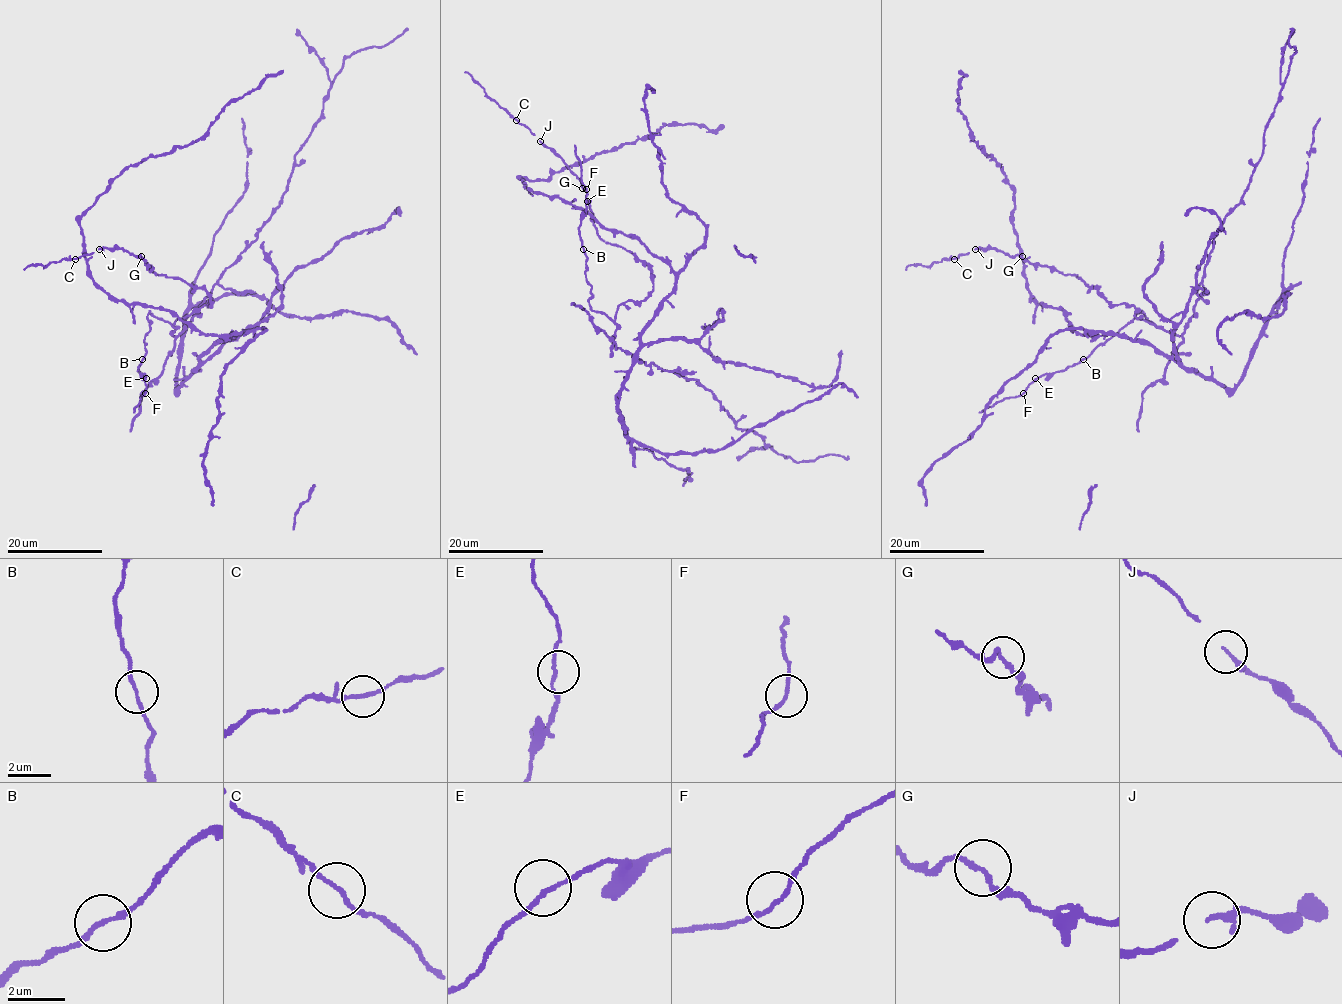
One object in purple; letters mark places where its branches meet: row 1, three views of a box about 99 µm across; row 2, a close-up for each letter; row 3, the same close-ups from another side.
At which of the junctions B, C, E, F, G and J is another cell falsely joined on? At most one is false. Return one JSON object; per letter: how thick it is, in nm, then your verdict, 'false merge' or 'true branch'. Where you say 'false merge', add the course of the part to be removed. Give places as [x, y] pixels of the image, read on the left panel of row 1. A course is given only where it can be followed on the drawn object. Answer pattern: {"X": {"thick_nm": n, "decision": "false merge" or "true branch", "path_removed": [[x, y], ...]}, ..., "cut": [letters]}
{"B": {"thick_nm": 150, "decision": "true branch"}, "C": {"thick_nm": 150, "decision": "true branch"}, "E": {"thick_nm": 140, "decision": "true branch"}, "F": {"thick_nm": 130, "decision": "true branch"}, "G": {"thick_nm": 140, "decision": "true branch"}, "J": {"thick_nm": 160, "decision": "true branch"}, "cut": []}

